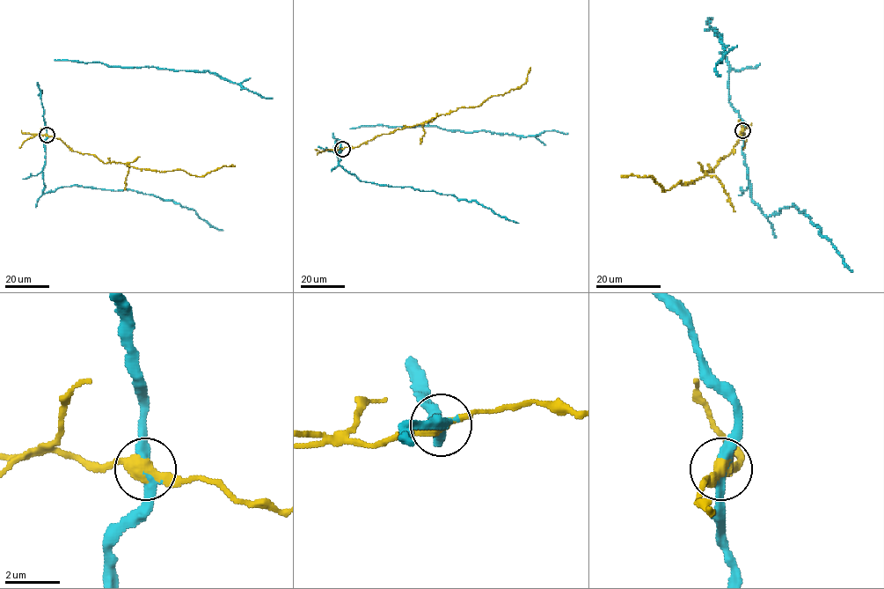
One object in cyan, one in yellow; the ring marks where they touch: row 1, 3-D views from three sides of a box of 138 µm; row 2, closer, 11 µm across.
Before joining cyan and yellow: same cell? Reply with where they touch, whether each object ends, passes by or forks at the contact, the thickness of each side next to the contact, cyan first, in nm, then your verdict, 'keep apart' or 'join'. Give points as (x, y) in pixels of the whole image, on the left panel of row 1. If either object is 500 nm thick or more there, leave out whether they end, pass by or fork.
(47, 135) | cyan passes by | yellow passes by | 320/440 nm | keep apart

